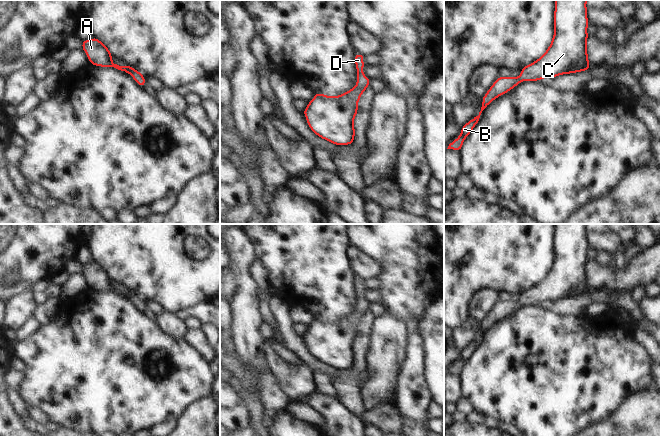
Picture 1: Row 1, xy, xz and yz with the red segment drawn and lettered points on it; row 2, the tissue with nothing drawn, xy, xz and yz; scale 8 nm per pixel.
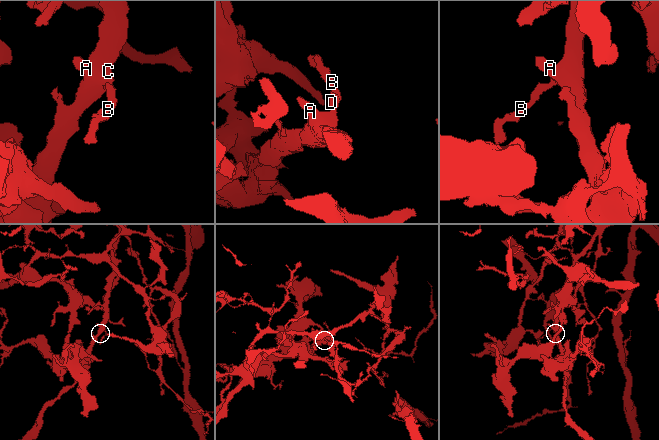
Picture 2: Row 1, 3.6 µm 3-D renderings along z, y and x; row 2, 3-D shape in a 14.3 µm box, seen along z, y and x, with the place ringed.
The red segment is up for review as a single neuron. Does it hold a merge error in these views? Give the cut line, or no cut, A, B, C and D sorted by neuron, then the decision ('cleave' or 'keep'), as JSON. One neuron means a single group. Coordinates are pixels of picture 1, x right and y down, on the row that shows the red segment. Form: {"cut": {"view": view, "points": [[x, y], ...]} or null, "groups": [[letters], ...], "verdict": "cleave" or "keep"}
{"cut": null, "groups": [["A", "B", "C", "D"]], "verdict": "keep"}

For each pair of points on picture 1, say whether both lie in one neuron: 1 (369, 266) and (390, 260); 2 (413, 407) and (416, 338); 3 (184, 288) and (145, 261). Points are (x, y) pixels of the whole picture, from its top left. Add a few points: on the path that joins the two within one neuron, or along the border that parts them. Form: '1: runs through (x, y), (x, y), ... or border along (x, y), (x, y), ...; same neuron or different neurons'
1: border along (359, 249), (383, 267), (377, 278); different neurons
2: runs through (410, 390), (413, 387), (416, 355); same neuron
3: runs through (174, 280), (155, 265); same neuron

